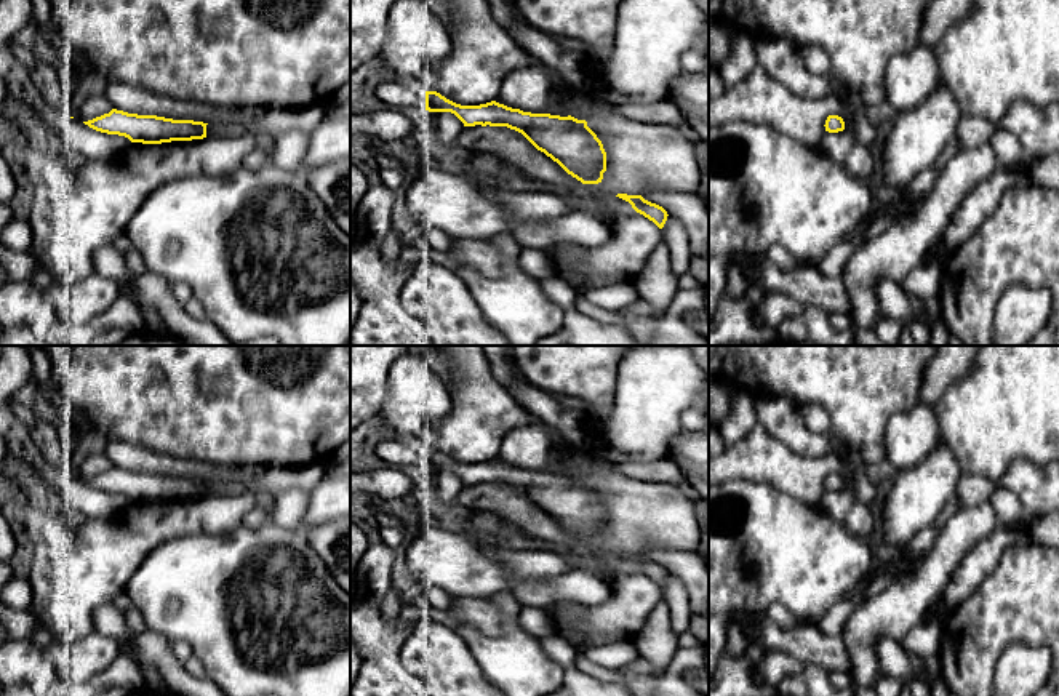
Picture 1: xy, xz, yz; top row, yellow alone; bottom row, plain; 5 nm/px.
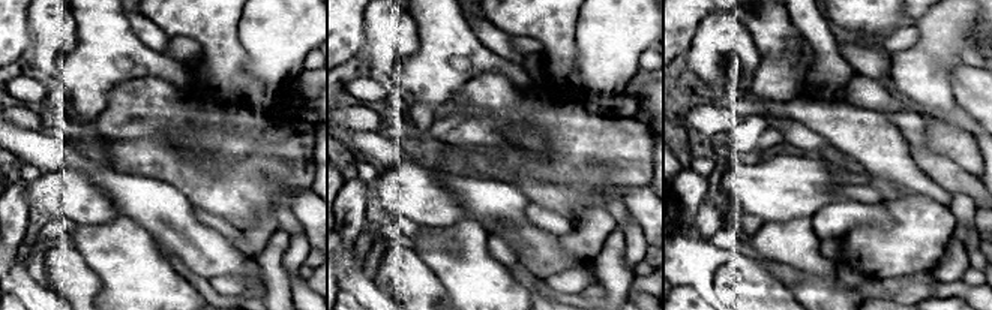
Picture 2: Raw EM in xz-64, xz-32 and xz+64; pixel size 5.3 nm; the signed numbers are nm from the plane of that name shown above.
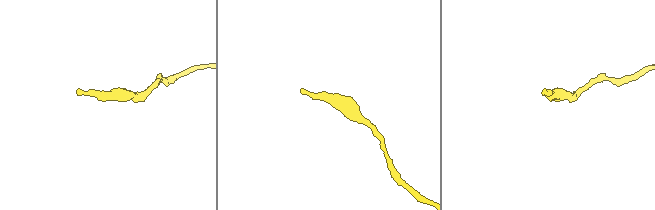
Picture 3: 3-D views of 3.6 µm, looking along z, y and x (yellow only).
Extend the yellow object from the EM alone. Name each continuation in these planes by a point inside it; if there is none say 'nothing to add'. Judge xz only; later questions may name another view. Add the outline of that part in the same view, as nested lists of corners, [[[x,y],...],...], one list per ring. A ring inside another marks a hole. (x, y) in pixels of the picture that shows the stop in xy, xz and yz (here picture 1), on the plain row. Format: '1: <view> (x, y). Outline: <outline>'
1: xz (392, 452). Outline: [[[394,438],[381,442],[376,446],[376,453],[392,466],[411,466],[418,470],[426,466],[426,450],[421,446],[408,446]]]

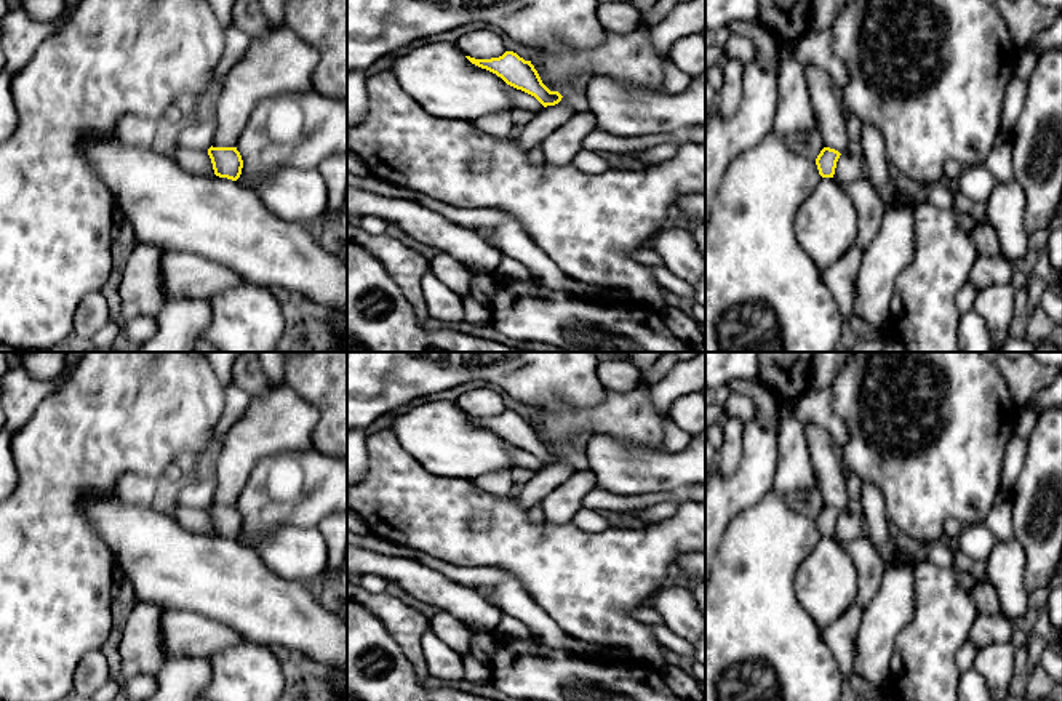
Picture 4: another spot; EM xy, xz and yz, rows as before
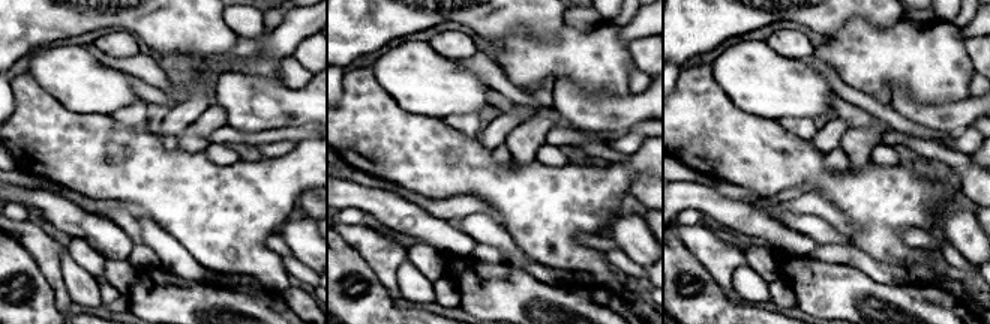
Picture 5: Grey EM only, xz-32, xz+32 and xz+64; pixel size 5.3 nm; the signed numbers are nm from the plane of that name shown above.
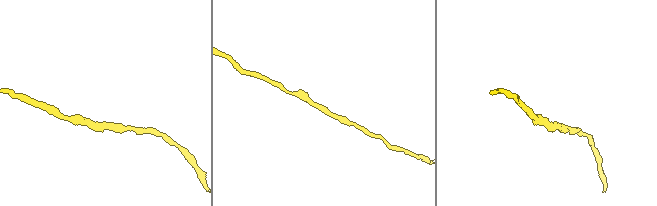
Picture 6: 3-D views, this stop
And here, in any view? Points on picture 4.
nothing to add

